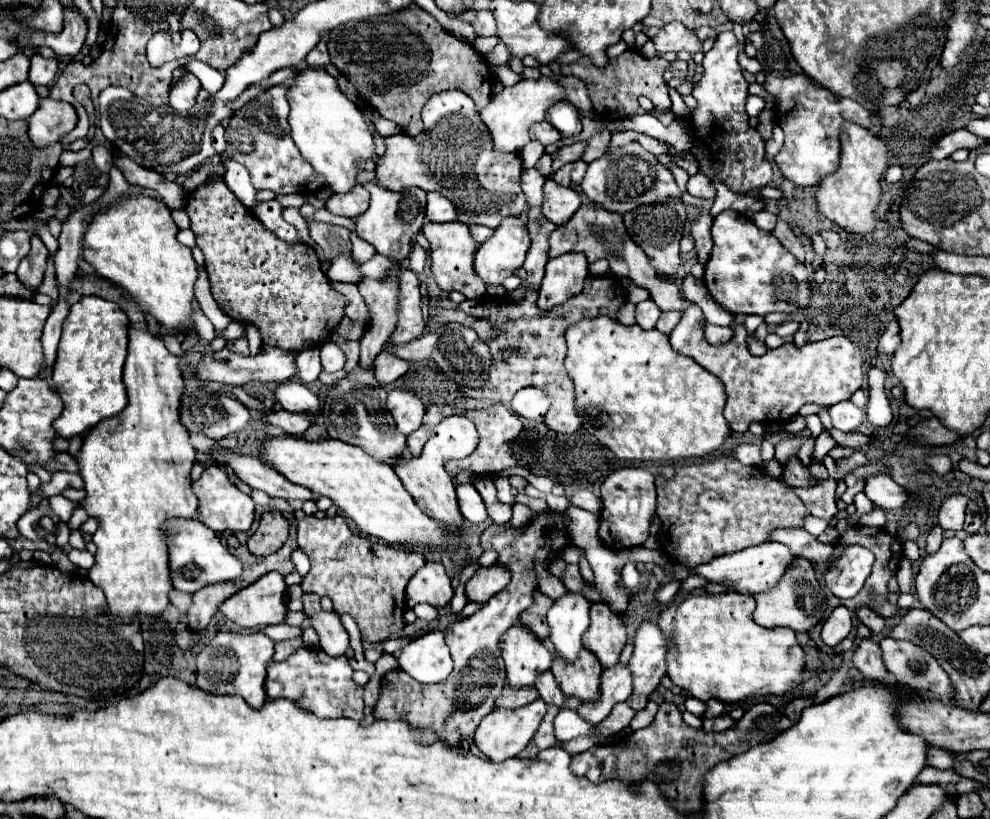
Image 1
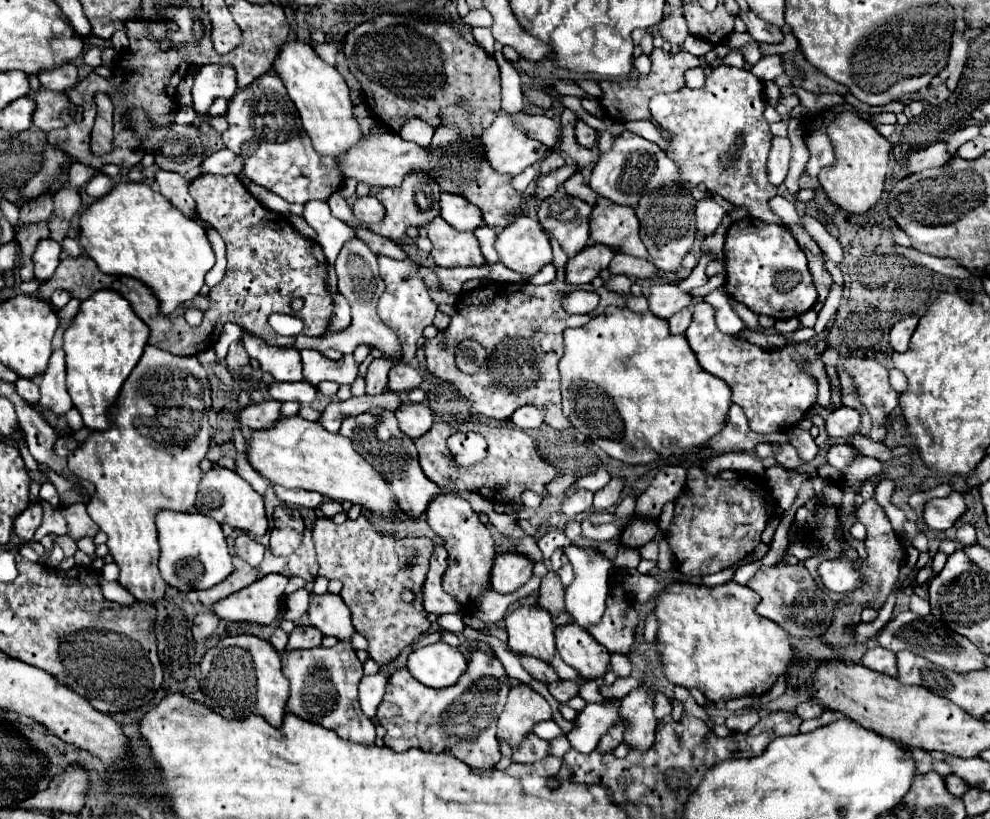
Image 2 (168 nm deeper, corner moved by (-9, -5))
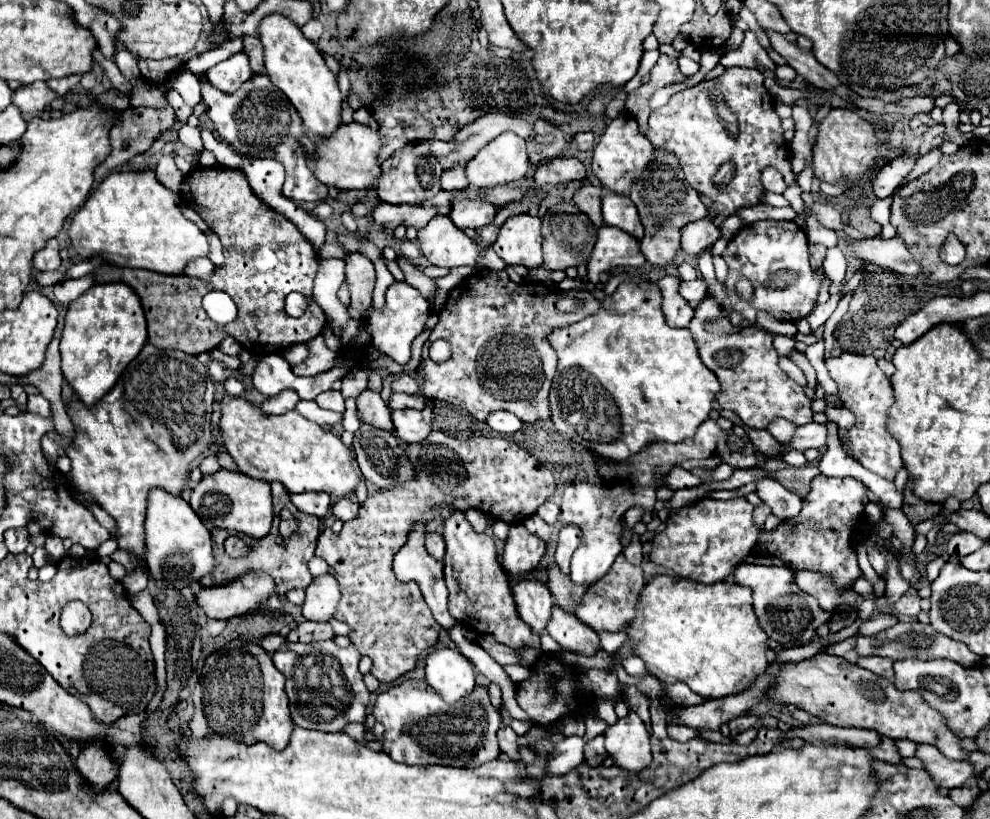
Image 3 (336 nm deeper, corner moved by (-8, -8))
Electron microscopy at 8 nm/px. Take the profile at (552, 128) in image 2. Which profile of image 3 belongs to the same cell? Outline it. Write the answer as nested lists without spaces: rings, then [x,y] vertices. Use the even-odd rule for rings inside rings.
[[[491,112],[477,118],[471,124],[465,124],[455,136],[453,142],[429,140],[431,152],[441,162],[443,170],[451,170],[453,166],[465,166],[487,142],[491,142],[501,132],[511,130],[521,138],[529,138],[533,134],[533,126],[519,116],[511,116],[505,112]]]

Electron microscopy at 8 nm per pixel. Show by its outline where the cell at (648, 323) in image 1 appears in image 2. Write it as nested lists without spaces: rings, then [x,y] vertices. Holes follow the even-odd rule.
[[[664,283],[664,285],[652,285],[650,287],[650,311],[658,319],[670,319],[674,313],[688,307],[692,297],[686,291],[680,291],[676,285]]]

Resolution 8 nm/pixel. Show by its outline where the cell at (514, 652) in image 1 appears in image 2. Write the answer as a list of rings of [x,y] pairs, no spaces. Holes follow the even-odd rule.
[[[520,607],[506,619],[508,649],[522,657],[536,657],[550,663],[556,655],[554,625],[546,609]]]

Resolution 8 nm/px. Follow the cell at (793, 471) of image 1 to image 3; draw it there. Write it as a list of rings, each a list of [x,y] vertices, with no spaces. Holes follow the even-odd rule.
[[[743,426],[747,432],[747,438],[751,440],[753,446],[757,446],[761,452],[775,452],[779,450],[779,442],[767,432],[767,430],[757,430],[757,428],[747,428]]]

